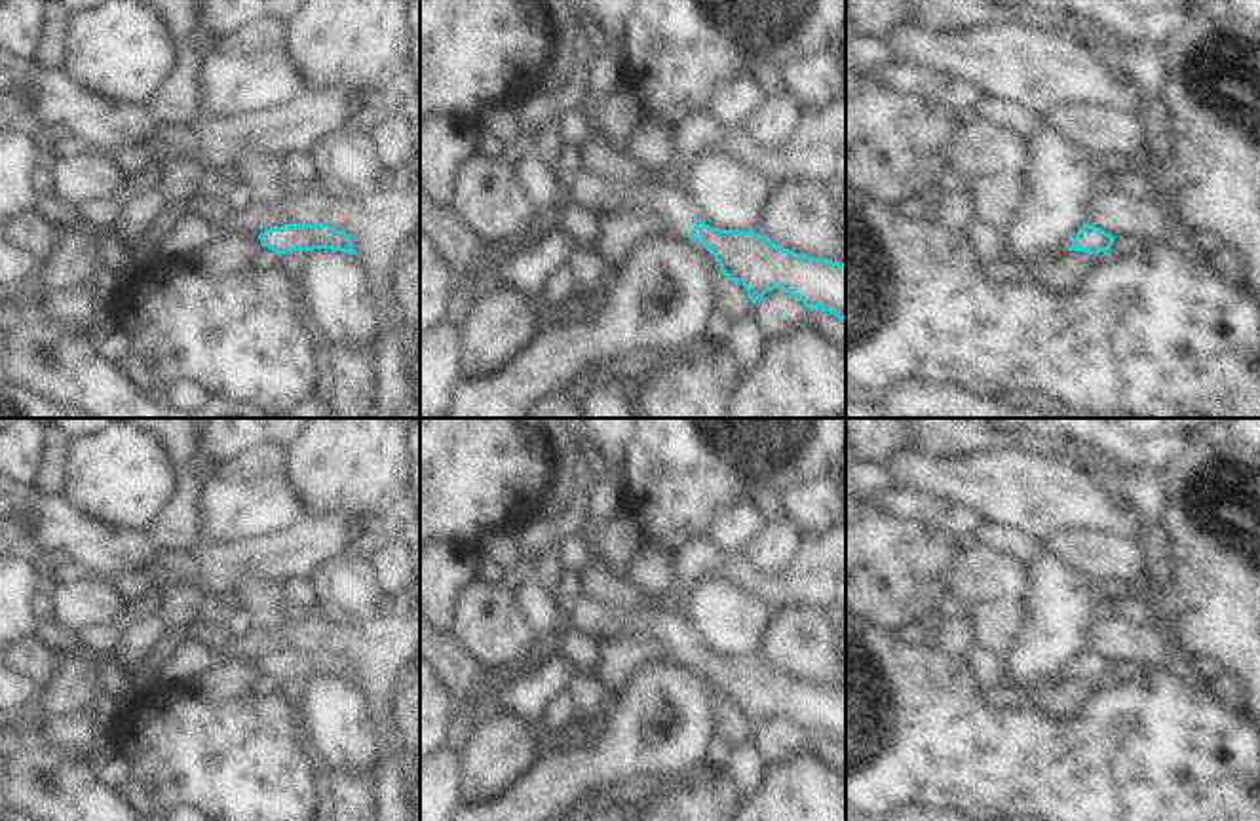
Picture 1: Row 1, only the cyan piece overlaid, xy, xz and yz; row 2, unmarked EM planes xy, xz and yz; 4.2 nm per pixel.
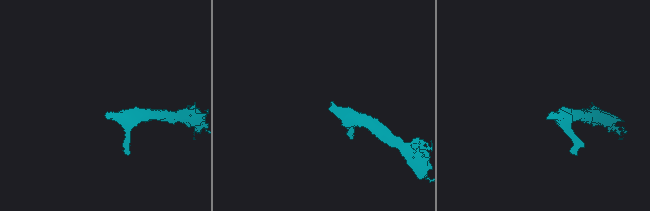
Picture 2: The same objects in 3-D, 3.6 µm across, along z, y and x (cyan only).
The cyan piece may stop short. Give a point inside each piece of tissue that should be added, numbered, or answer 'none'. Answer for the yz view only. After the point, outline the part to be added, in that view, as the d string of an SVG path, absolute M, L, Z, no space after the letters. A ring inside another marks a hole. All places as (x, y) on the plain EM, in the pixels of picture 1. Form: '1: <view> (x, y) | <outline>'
none

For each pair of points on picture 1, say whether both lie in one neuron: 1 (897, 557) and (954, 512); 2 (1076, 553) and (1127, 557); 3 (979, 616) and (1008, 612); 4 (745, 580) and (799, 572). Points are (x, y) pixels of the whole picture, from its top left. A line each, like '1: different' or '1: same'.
1: different
2: same
3: same
4: same

